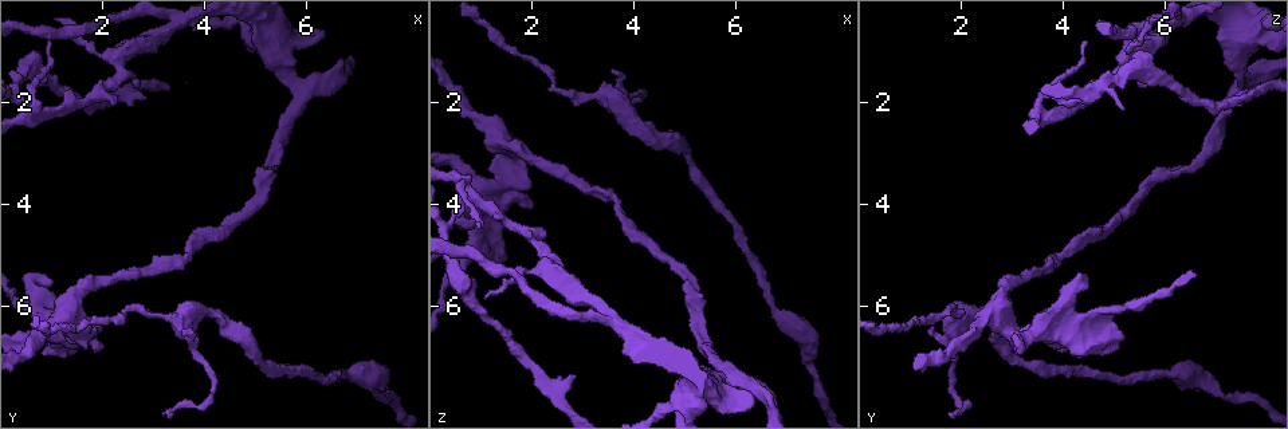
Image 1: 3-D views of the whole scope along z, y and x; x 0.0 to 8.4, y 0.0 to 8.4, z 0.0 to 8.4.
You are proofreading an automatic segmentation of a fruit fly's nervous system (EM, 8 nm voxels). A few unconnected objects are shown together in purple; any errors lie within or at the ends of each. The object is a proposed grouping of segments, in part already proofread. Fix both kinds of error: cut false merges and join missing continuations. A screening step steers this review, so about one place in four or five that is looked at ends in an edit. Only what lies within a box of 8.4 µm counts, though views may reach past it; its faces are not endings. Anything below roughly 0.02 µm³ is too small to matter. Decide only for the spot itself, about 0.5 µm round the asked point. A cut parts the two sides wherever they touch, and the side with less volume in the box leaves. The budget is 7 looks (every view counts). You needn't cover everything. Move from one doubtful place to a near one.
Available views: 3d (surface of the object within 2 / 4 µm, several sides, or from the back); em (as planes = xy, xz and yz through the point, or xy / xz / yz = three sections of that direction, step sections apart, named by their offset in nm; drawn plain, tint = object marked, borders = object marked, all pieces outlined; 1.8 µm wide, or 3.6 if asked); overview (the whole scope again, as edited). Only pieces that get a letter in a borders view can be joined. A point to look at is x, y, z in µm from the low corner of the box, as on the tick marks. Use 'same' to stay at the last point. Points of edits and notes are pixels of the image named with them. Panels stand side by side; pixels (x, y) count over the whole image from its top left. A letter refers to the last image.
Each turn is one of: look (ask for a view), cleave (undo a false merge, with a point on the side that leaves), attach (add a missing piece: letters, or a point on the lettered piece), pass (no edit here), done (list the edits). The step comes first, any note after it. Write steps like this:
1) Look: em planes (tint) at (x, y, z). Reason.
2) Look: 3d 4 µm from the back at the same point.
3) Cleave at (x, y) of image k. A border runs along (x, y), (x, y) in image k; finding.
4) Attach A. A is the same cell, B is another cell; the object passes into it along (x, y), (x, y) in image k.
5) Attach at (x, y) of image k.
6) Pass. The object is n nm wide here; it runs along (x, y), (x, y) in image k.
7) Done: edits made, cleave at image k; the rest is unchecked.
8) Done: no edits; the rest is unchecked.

Look: em planes (plain) at (6.65, 7.35, 5.95). Sudden change in width.

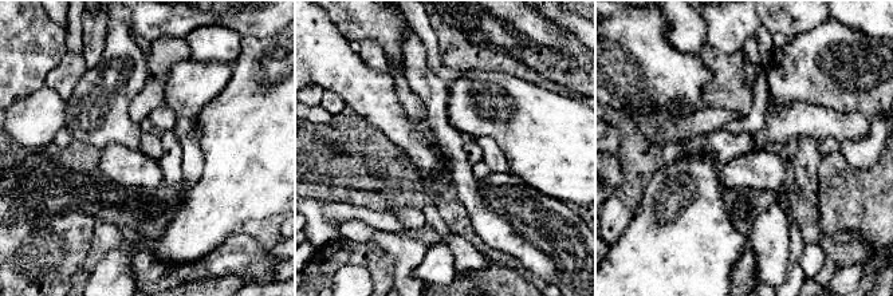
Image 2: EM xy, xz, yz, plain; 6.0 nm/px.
Look: em planes (borders) at the same point.

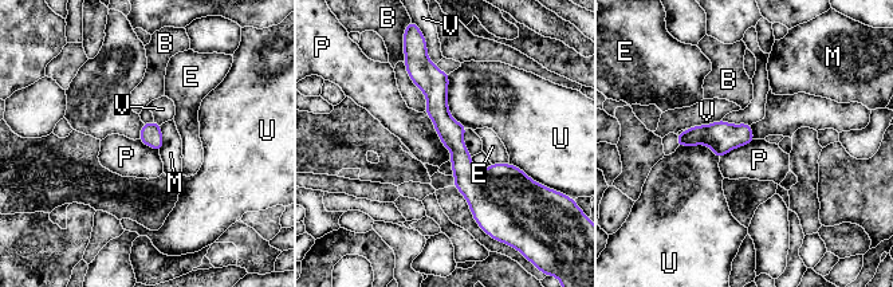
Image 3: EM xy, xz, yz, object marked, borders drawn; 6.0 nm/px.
Pass. B, E, M, P, U and V are other cells; it runs along (425, 63), (476, 215) in image 3; all the same neuron.

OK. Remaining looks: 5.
Look: 3d 2 µm at (6.40, 0.65, 7.95). An open end.

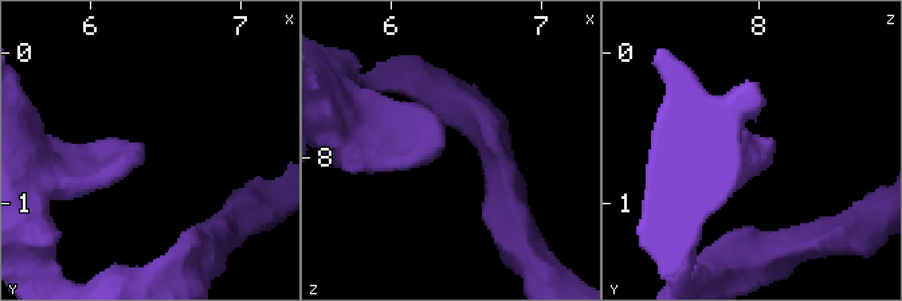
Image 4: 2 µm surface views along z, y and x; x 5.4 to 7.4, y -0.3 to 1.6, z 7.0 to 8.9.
Look: em xz step 8 (borders) at (6.36, 0.64, 7.92).

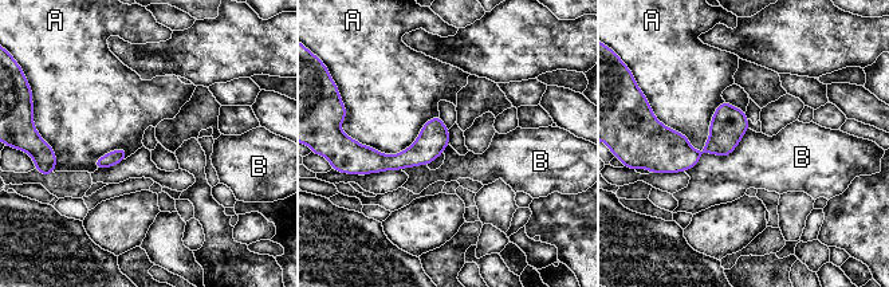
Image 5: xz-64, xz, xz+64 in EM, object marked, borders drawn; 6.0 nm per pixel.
Pass. A and B are other cells; a border runs along (748, 128), (685, 172) in image 5; no lettered piece goes on from it.

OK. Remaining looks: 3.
Look: em 3.6 µm planes (borders) at (2.85, 1.90, 7.35). An open end.

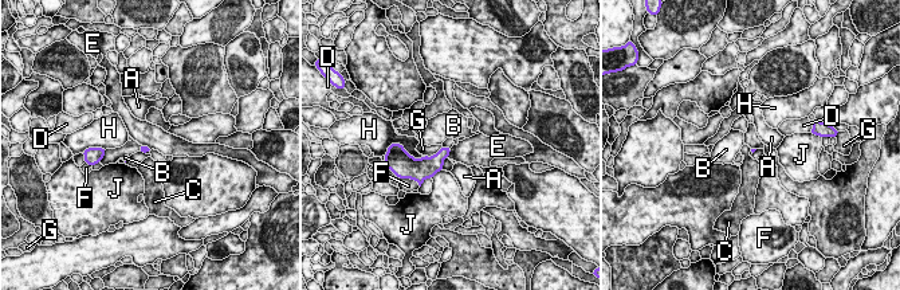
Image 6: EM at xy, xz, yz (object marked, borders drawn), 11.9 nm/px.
Pass. A, B, C, D, E, F, G, H and J are other cells; a border runs along (443, 145), (450, 148) in image 6; none of them fits.

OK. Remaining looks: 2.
Done: no edits; the rest is unchecked.

